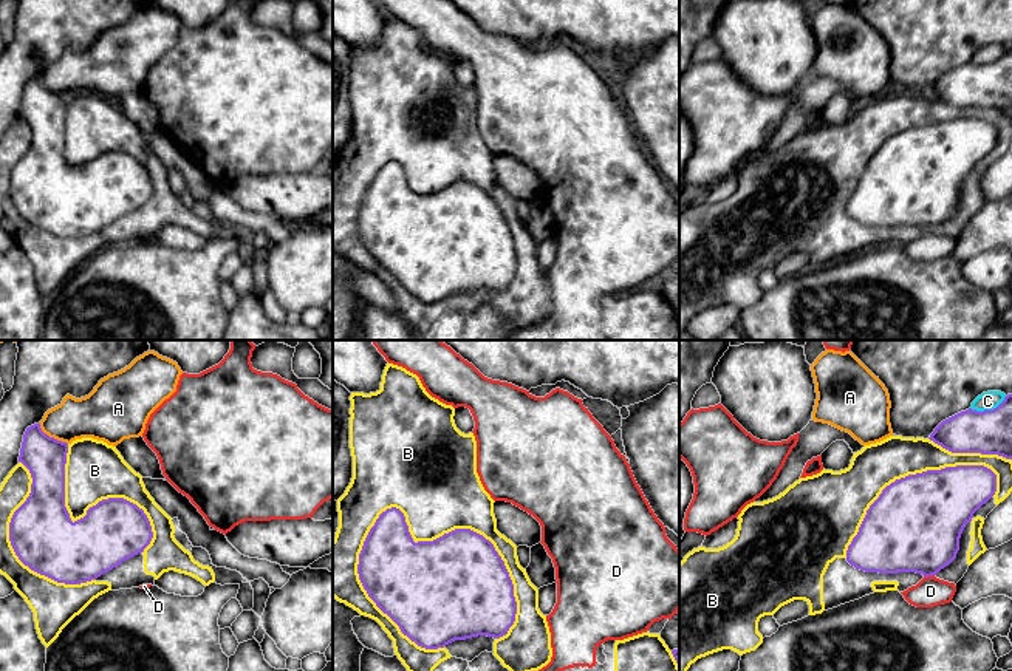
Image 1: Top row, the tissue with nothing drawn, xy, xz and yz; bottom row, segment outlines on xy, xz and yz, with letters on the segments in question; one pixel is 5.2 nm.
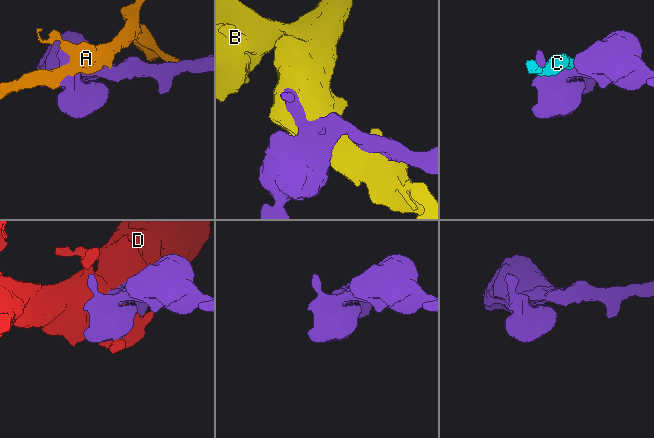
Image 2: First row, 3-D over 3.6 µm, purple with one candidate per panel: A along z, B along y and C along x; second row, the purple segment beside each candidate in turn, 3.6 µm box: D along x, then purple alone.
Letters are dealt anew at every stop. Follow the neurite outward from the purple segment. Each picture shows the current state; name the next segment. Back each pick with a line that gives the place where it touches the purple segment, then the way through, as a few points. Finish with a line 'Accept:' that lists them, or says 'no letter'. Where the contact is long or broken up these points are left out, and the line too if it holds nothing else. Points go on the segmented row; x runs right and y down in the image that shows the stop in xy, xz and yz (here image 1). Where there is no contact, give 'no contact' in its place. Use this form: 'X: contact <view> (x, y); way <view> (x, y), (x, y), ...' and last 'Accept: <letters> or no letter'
Accept: no letter

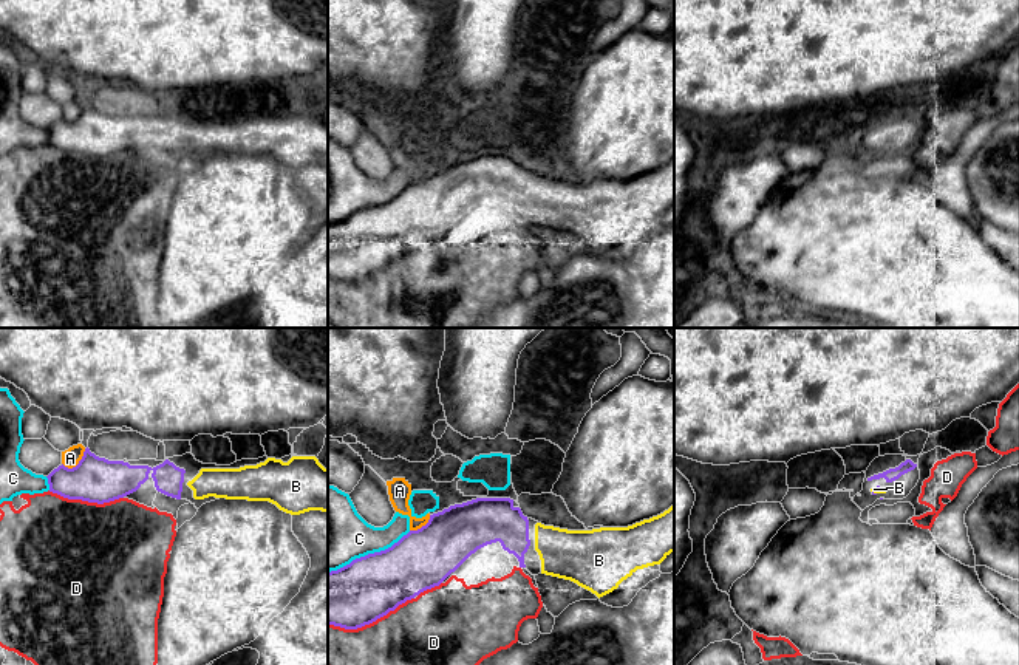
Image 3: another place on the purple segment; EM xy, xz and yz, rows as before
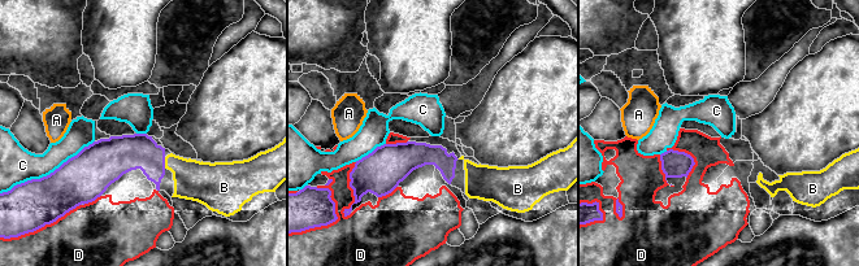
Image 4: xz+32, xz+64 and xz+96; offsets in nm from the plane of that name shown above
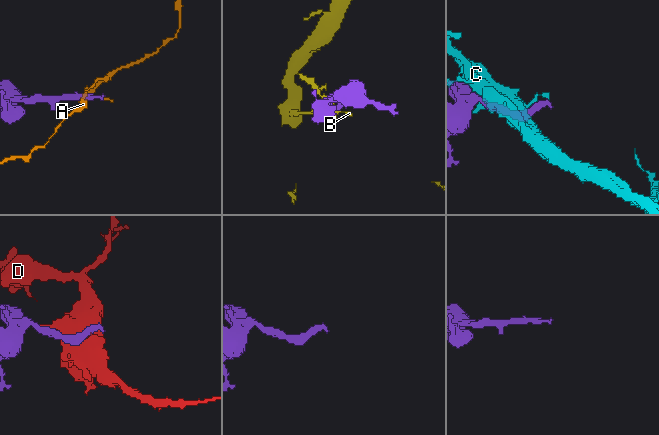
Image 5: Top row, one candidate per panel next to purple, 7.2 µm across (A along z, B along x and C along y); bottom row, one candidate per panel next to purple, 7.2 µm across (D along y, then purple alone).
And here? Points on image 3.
B: contact yz (872, 492); way yz (872, 492), (874, 489)
Accept: B

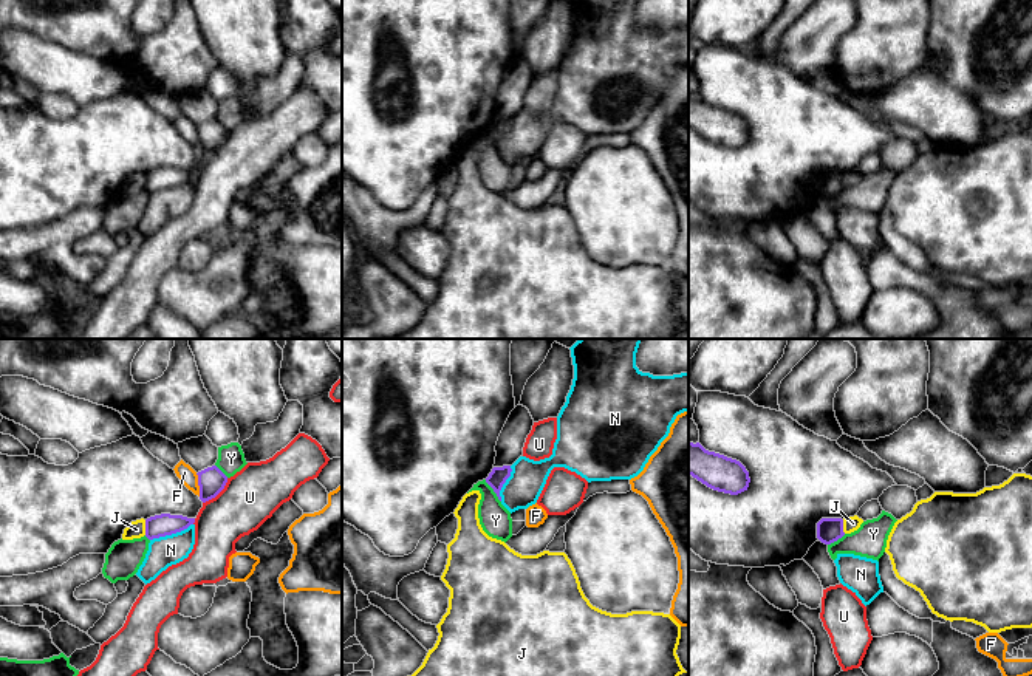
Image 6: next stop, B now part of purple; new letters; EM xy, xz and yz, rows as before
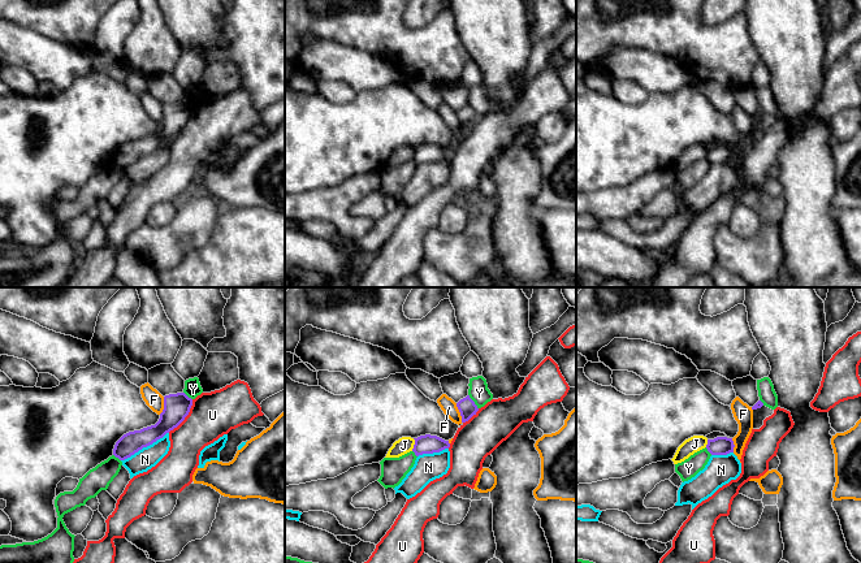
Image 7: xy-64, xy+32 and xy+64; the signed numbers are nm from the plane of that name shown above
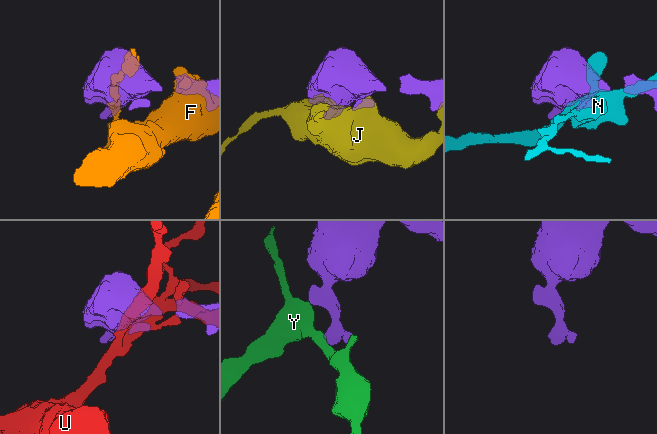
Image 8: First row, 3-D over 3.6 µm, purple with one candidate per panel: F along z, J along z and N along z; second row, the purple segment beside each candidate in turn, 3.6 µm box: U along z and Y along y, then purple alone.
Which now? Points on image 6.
Accept: no letter

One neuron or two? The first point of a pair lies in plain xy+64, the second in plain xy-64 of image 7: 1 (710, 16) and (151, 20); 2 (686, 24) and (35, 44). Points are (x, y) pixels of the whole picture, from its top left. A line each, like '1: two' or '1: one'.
1: two
2: two

